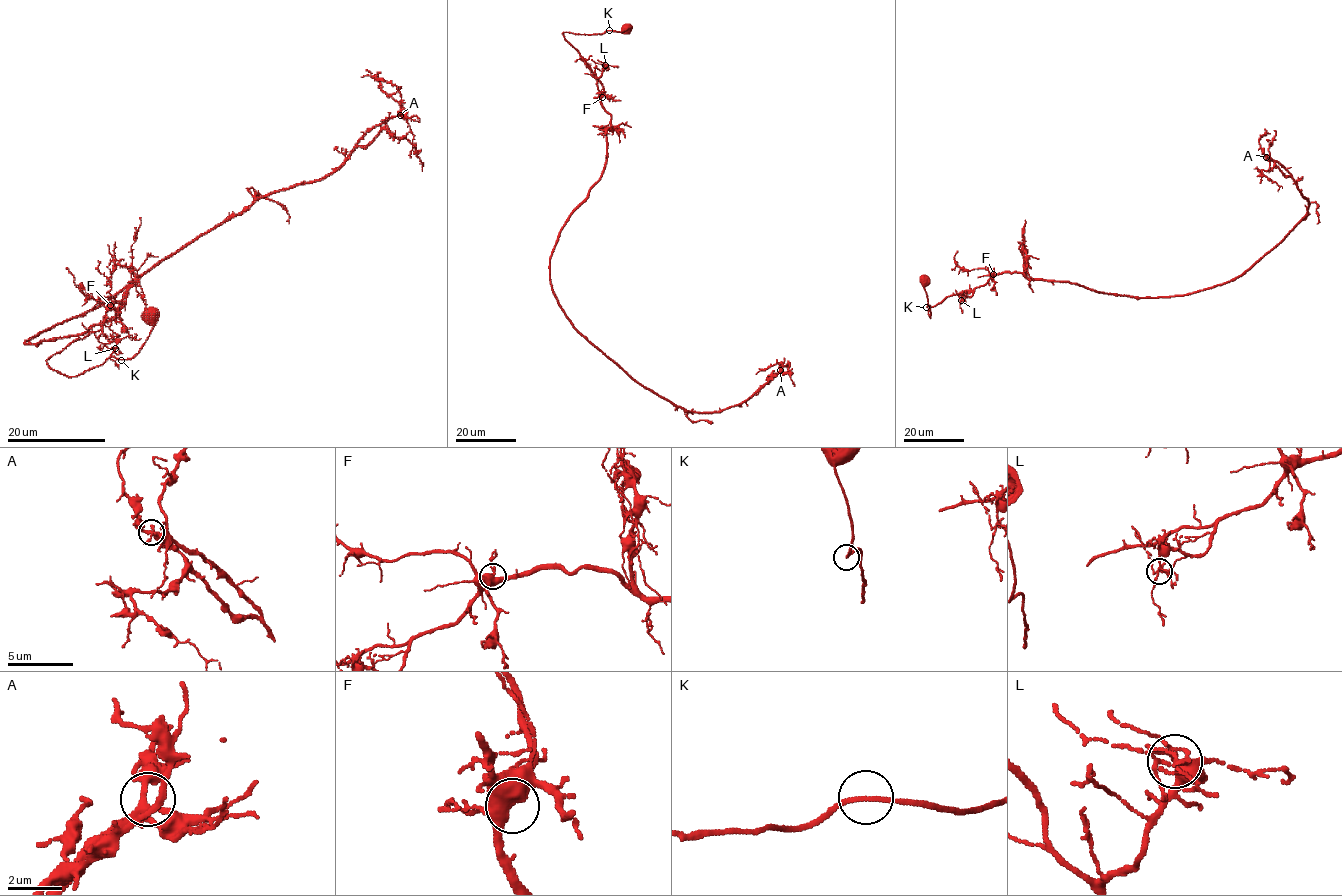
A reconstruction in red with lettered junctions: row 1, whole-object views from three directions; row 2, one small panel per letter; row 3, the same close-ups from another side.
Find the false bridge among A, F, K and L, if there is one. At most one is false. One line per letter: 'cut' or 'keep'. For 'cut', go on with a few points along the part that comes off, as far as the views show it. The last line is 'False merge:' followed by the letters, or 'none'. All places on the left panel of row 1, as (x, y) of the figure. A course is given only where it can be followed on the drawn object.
A: keep
F: keep
K: keep
L: keep
False merge: none

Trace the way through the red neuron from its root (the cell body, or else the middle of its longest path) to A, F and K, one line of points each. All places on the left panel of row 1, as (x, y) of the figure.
A: (149, 318), (131, 358), (75, 376), (46, 361), (125, 303), (26, 343), (261, 198), (329, 176), (400, 115)
F: (149, 318), (153, 329), (131, 358), (109, 357), (75, 376), (54, 370), (46, 361), (98, 331), (110, 305)
K: (149, 318), (153, 329), (142, 348), (131, 358), (121, 359)

